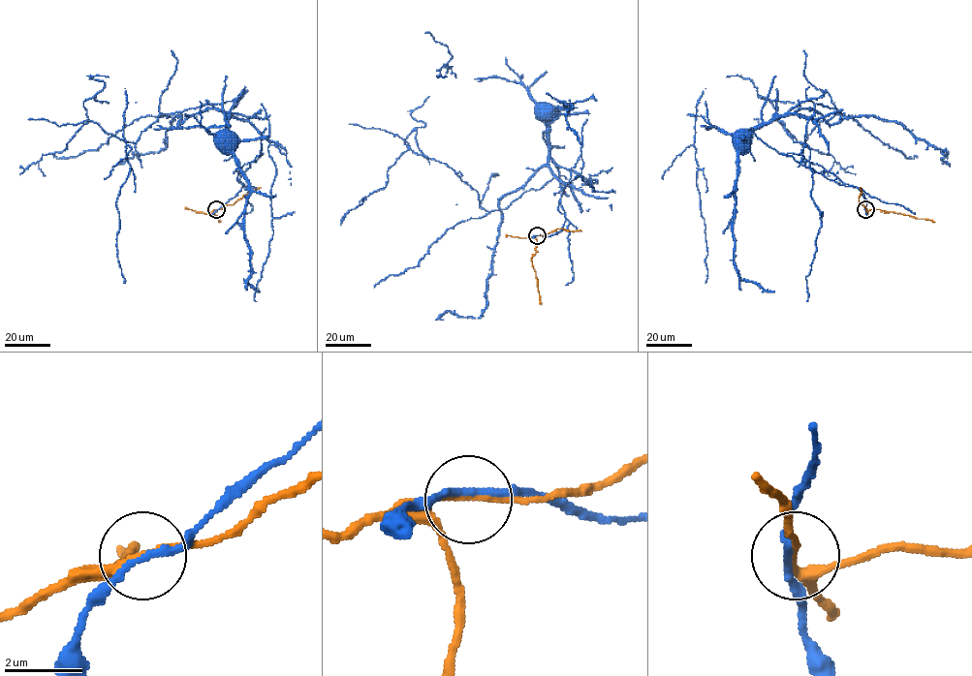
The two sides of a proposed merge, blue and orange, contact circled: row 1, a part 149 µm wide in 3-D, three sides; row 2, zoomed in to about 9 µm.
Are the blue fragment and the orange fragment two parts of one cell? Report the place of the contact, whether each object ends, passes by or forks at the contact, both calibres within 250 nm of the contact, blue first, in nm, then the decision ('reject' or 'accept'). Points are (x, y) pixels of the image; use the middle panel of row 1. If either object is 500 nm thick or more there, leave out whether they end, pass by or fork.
place (537, 235); blue passes by; orange passes by; calibres 180 and 190 nm; reject

